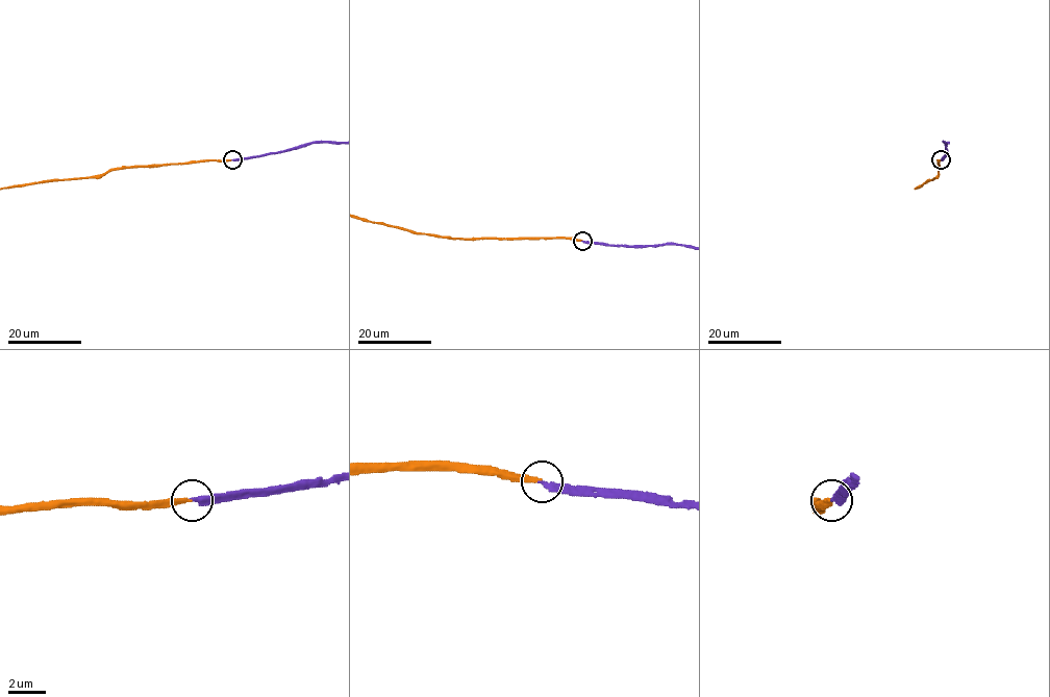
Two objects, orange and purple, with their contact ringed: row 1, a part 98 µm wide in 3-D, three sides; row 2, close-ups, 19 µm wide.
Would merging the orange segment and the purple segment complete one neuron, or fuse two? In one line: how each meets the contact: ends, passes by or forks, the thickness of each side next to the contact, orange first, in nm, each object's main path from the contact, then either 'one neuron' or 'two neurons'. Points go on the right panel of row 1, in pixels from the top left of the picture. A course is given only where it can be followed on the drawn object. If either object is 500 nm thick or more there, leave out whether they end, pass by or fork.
orange ends | purple ends | 200/320 nm | one neuron

